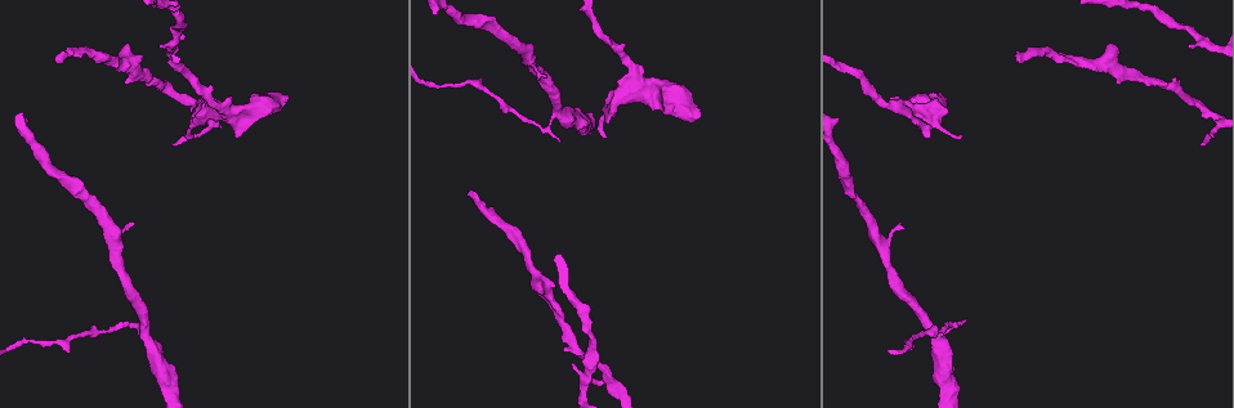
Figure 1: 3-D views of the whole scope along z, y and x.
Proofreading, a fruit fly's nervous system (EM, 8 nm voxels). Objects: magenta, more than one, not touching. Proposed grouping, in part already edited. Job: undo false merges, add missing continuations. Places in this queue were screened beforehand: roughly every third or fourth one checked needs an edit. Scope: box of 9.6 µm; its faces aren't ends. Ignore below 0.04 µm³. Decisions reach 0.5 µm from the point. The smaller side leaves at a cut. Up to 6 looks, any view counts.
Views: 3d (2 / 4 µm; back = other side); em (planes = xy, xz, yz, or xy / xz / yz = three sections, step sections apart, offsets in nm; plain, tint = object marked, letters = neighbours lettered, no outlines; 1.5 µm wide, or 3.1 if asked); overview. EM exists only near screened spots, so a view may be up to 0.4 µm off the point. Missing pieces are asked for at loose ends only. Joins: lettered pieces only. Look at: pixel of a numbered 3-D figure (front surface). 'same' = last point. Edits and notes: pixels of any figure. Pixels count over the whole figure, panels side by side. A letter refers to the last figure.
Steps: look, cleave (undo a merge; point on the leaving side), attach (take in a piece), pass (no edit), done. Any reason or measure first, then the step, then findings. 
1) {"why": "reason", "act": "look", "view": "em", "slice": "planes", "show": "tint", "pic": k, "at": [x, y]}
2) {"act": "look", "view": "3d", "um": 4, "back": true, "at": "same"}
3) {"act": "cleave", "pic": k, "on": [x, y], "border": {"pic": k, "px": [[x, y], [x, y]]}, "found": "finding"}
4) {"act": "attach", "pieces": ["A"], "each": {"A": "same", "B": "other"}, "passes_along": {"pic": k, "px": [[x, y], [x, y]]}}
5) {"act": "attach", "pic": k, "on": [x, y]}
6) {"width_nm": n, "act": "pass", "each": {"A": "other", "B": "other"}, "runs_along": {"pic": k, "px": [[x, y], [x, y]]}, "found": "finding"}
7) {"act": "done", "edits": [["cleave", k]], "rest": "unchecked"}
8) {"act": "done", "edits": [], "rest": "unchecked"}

{"why": "stops while still wide", "act": "look", "view": "em", "slice": "xz", "step": 4, "show": "letters", "pic": 1, "at": [942, 95]}

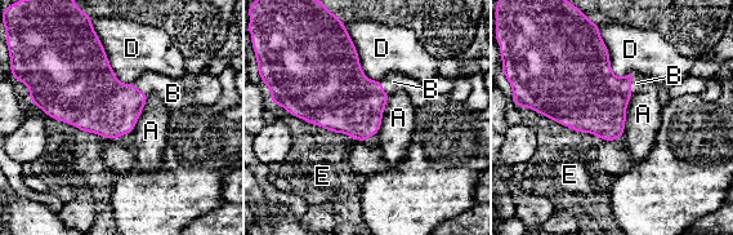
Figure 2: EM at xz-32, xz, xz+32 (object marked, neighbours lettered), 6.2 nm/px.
{"act": "attach", "pic": 2, "on": [637, 83], "each": {"A": "other", "B": "same", "D": "other", "E": "other"}, "passes_along": {"pic": 2, "px": [[594, 100], [630, 83], [637, 83]]}, "found": "it goes on there"}

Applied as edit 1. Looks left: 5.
{"act": "look", "view": "overview"}

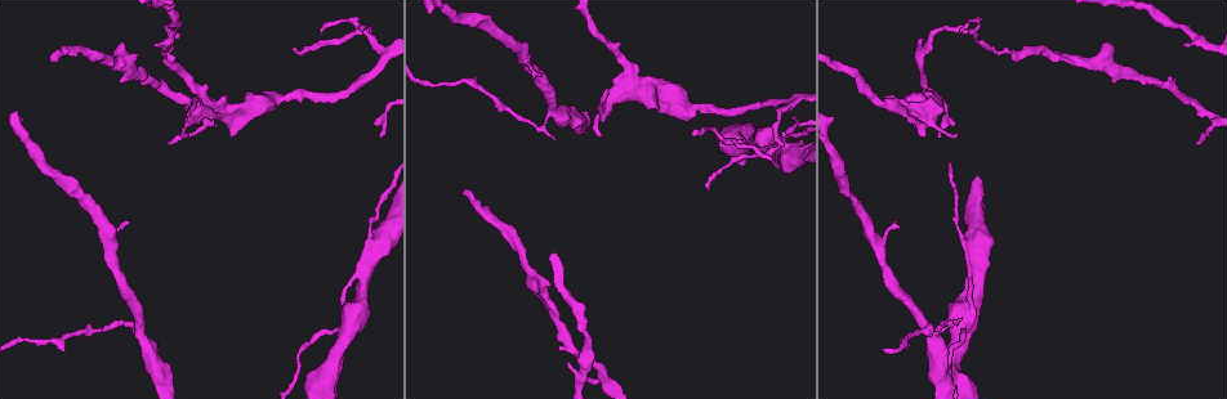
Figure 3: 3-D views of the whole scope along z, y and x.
{"why": "thin end", "act": "look", "view": "em", "slice": "planes", "show": "letters", "pic": 3, "at": [1199, 143]}

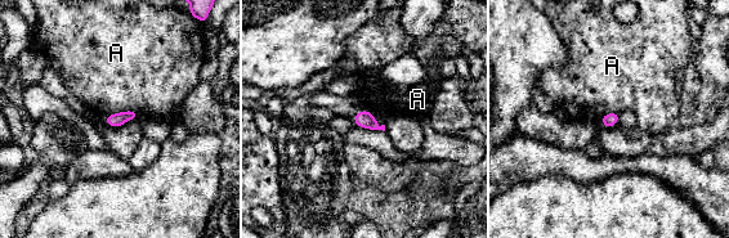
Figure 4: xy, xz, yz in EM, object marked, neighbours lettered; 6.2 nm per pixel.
{"act": "pass", "each": {"A": "other"}, "border": {"pic": 4, "px": [[138, 112], [119, 111], [103, 117]]}, "found": "no lettered piece goes on from it"}

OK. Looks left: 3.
{"why": "branch stops here", "act": "look", "view": "3d", "um": 4, "pic": 3, "at": [1014, 59]}

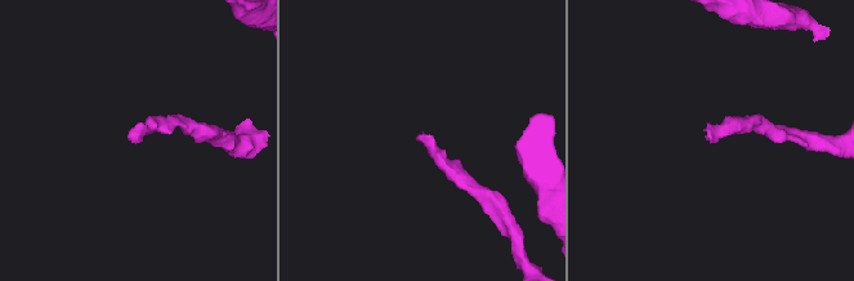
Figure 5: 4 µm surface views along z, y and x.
{"why": "need the tissue", "act": "look", "view": "em", "slice": "planes", "show": "plain", "pic": 5, "at": [420, 135]}

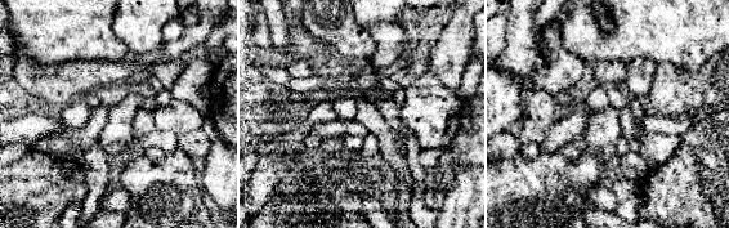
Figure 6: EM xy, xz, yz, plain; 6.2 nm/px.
{"act": "look", "view": "em", "slice": "planes", "show": "letters", "at": "same"}

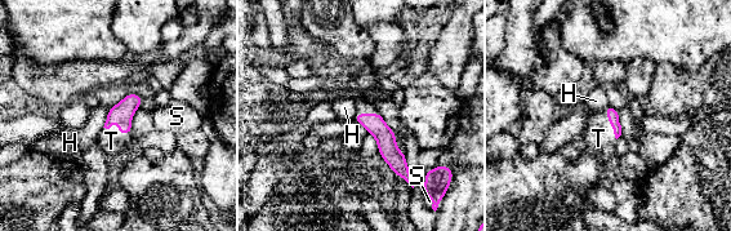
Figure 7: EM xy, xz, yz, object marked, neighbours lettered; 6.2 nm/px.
{"act": "attach", "pic": 7, "on": [111, 141], "each": {"H": "other", "S": "other", "T": "same"}, "found": "it goes on there"}

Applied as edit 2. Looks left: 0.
{"act": "done", "edits": [["attach", 2], ["attach", 7]], "rest": "unchecked"}

